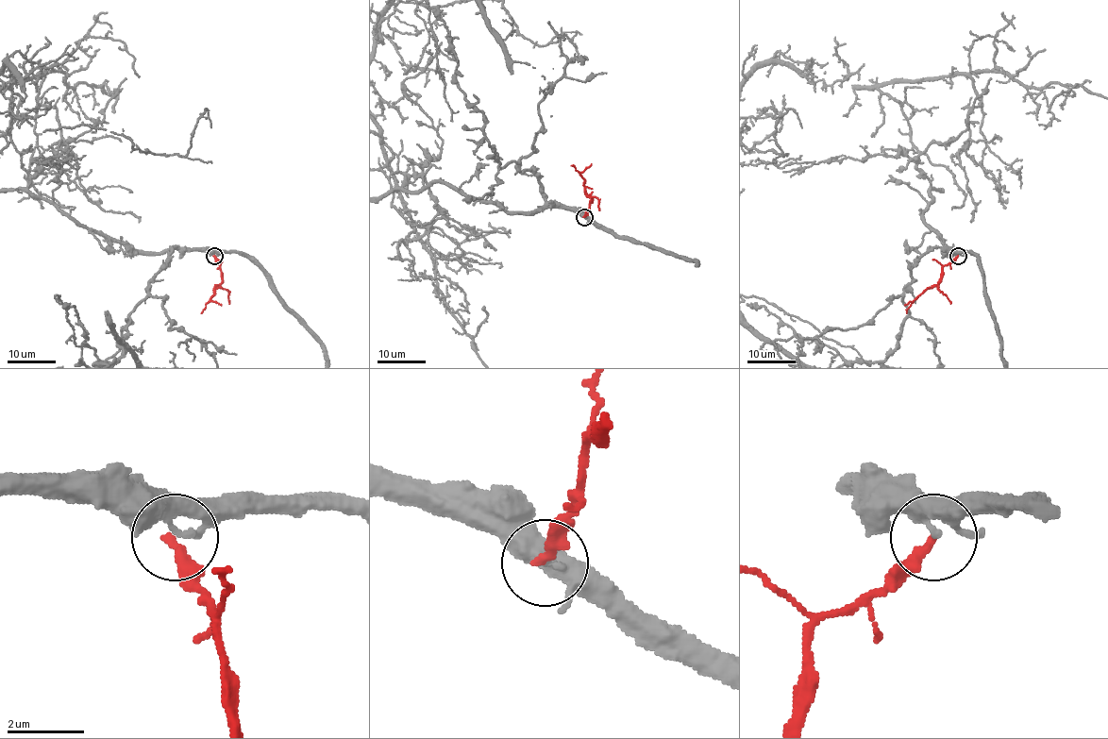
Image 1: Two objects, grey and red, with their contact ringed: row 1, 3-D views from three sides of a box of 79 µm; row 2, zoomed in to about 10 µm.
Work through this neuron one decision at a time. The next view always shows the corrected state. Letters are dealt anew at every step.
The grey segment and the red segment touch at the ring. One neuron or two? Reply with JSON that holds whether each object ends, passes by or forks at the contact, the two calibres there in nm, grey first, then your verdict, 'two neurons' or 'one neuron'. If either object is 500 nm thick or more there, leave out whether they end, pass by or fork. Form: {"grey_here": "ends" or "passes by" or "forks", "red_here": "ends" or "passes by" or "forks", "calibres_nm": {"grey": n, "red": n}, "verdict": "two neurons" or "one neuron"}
{"grey_here": "passes by", "red_here": "ends", "calibres_nm": {"grey": 320, "red": 260}, "verdict": "two neurons"}

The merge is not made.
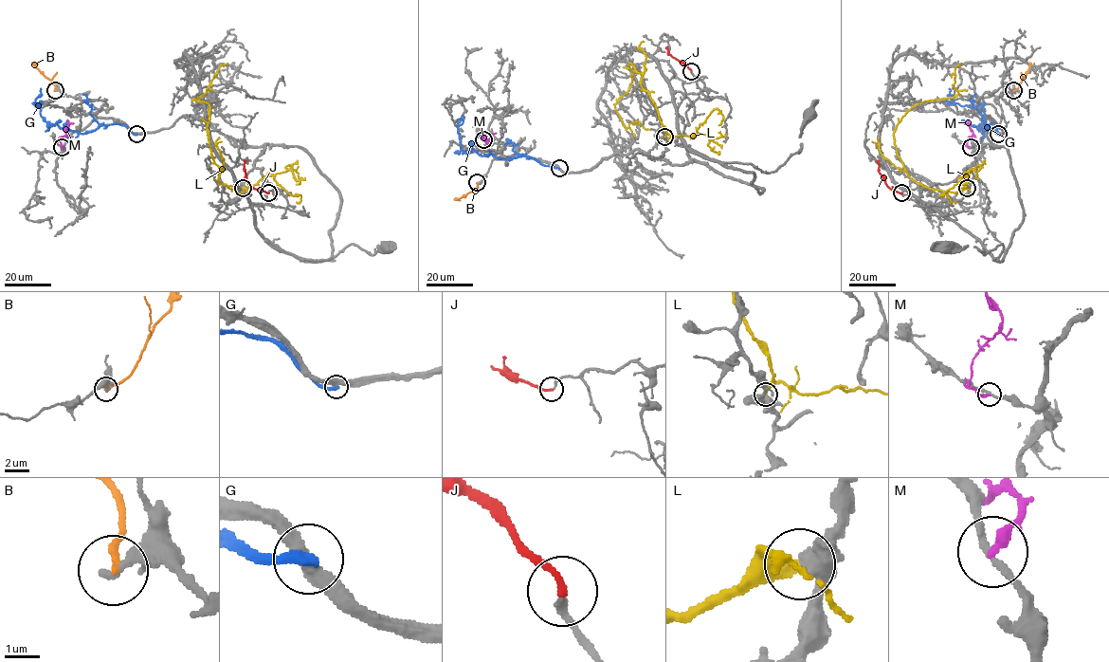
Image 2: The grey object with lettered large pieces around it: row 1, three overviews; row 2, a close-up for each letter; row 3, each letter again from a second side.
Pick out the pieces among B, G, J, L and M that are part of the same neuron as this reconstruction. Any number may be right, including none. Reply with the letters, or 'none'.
J

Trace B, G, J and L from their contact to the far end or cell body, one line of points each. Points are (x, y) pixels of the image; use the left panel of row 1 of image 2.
B: (55, 90), (54, 84), (31, 62)
G: (136, 134), (118, 123), (99, 125), (85, 133), (49, 124), (41, 115), (39, 105), (35, 106), (41, 88)
J: (268, 193), (248, 184), (245, 160)
L: (243, 188), (218, 181), (207, 128), (209, 105), (192, 100), (227, 64)

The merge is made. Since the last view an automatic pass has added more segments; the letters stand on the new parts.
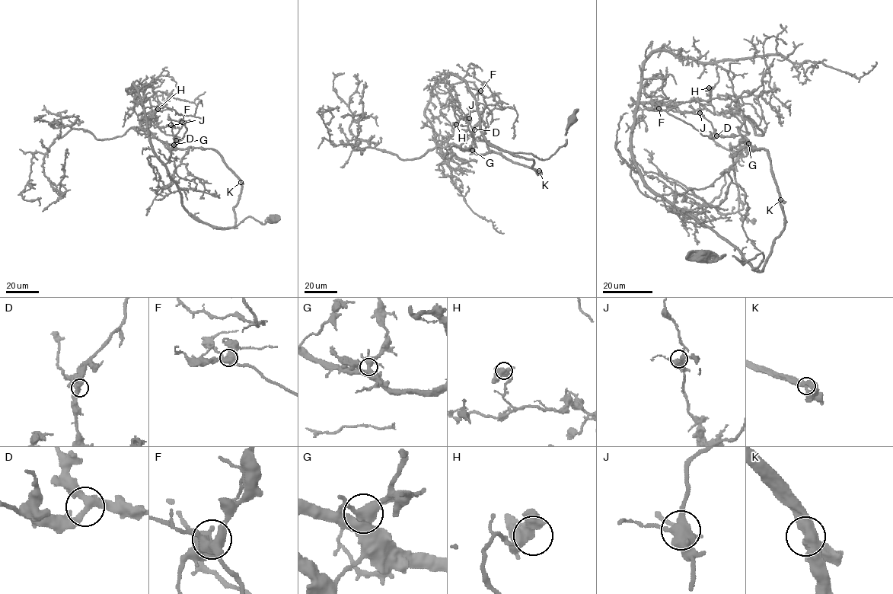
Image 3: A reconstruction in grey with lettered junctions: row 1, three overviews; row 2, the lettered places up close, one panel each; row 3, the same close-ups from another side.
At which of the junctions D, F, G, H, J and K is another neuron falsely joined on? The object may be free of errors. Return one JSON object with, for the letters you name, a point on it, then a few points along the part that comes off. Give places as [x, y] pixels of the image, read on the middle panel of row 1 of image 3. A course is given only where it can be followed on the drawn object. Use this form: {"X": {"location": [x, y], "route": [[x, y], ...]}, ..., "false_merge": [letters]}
{"G": {"location": [472, 150], "route": [[472, 149], [475, 145], [474, 126], [482, 117], [485, 102], [479, 91], [468, 87], [467, 93]]}, "false_merge": ["G"]}

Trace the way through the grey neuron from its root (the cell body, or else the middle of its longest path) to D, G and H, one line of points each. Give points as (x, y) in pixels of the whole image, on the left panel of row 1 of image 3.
D: (274, 219), (213, 228), (234, 226), (240, 180), (215, 150), (178, 149), (176, 140)
G: (274, 219), (262, 224), (249, 216), (233, 227), (213, 228), (234, 226), (240, 180), (215, 150), (173, 145)
H: (274, 219), (213, 228), (234, 226), (240, 180), (215, 150), (177, 149), (142, 130), (157, 109)

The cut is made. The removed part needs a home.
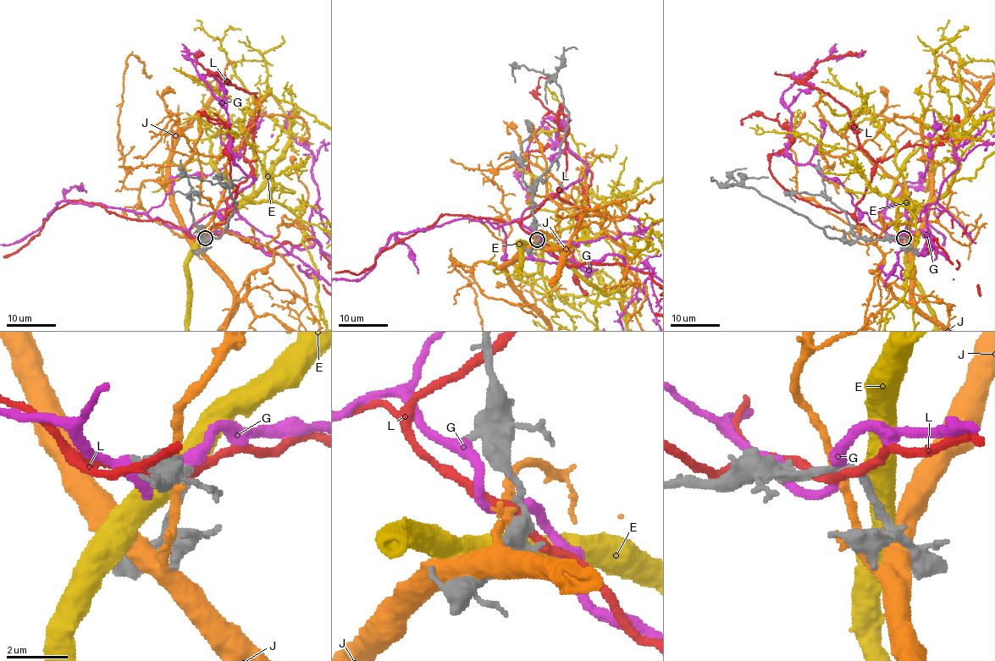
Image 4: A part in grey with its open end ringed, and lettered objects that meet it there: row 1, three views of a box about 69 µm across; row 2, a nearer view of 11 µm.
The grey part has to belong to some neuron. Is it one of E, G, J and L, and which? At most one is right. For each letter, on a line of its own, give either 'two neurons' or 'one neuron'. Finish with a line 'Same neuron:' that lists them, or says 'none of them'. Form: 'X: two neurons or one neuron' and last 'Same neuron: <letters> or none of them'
E: two neurons
G: two neurons
J: two neurons
L: two neurons
Same neuron: none of them

